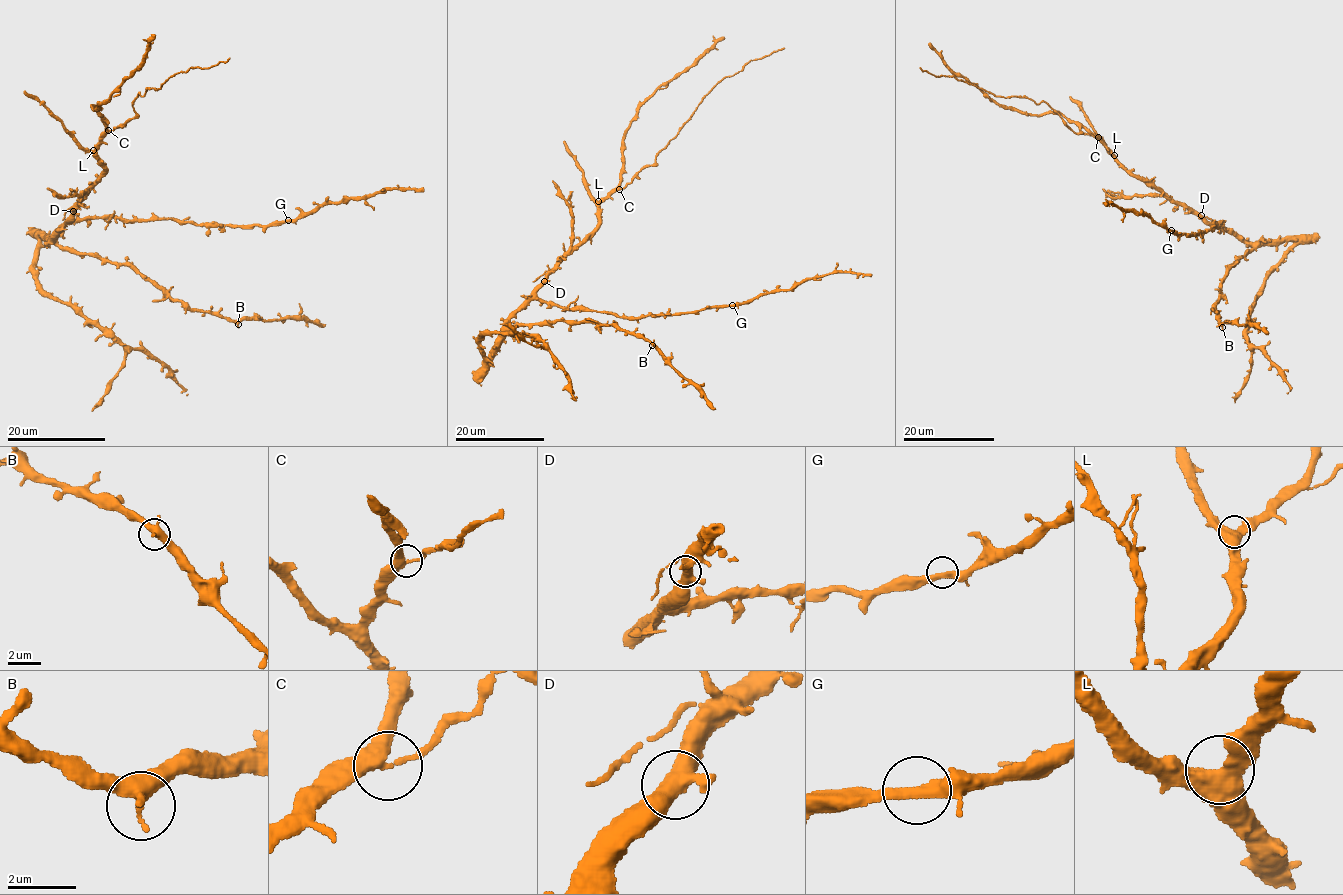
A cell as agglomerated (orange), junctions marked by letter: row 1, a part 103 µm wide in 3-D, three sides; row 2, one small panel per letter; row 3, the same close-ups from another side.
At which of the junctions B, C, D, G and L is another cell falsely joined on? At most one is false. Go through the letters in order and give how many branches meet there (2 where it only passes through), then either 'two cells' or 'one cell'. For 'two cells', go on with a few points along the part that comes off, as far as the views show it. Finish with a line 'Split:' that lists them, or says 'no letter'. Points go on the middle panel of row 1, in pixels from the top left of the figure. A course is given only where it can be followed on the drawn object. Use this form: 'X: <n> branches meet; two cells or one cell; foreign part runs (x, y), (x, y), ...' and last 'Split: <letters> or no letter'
B: 3 branches meet; one cell
C: 3 branches meet; two cells; foreign part runs (619, 190), (655, 163), (656, 154), (718, 83), (751, 60), (785, 48)
D: 3 branches meet; one cell
G: 2 branches meet; one cell
L: 3 branches meet; one cell
Split: C

